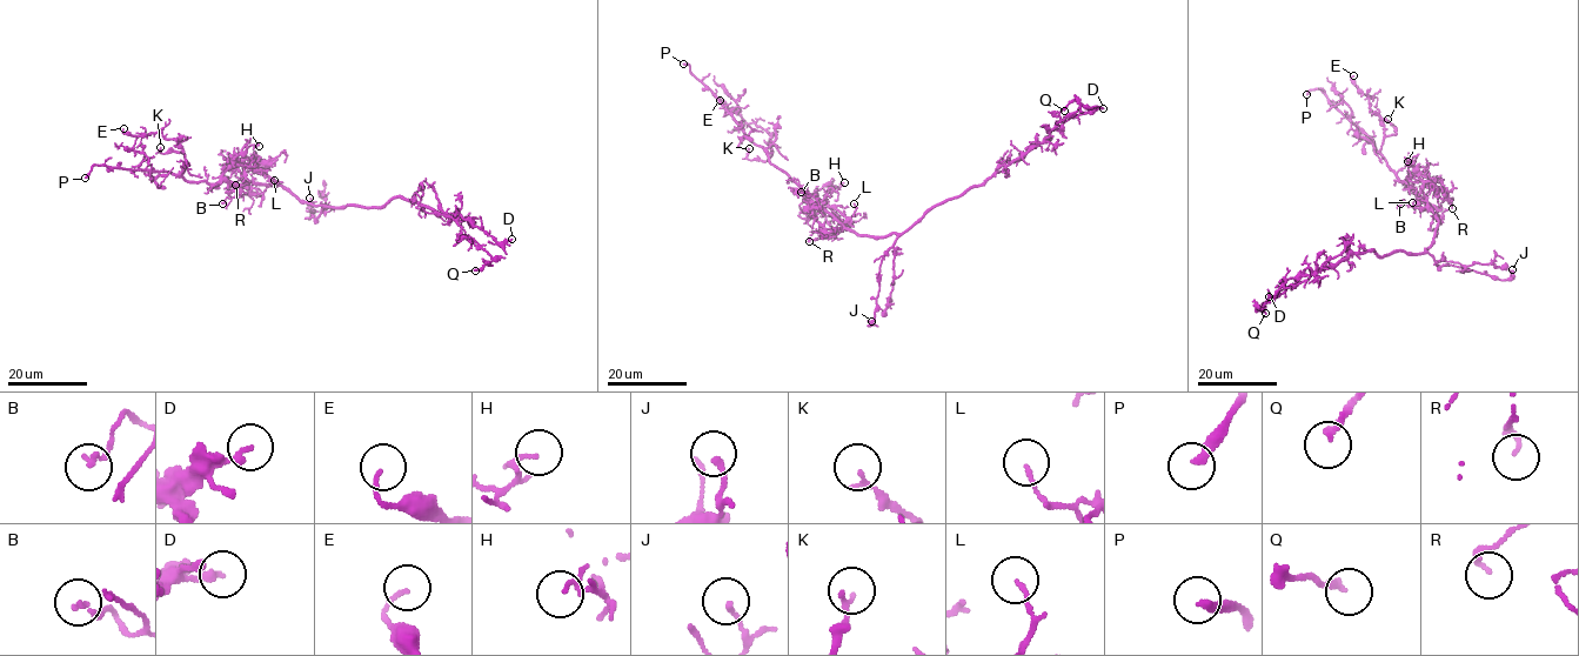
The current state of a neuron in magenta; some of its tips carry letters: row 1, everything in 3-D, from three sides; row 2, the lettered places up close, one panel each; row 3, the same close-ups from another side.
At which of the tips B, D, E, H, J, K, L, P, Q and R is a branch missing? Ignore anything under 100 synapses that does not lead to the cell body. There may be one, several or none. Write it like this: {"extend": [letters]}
{"extend": ["P"]}

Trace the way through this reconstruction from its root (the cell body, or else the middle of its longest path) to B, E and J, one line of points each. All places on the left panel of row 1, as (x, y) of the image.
B: (310, 202), (298, 200), (280, 186), (251, 181), (236, 185), (240, 196), (226, 196), (222, 203)
E: (310, 202), (298, 200), (280, 186), (187, 180), (179, 139), (167, 139), (160, 132), (133, 136), (124, 128)
J: (310, 202), (322, 206), (315, 218), (310, 214), (309, 198)

